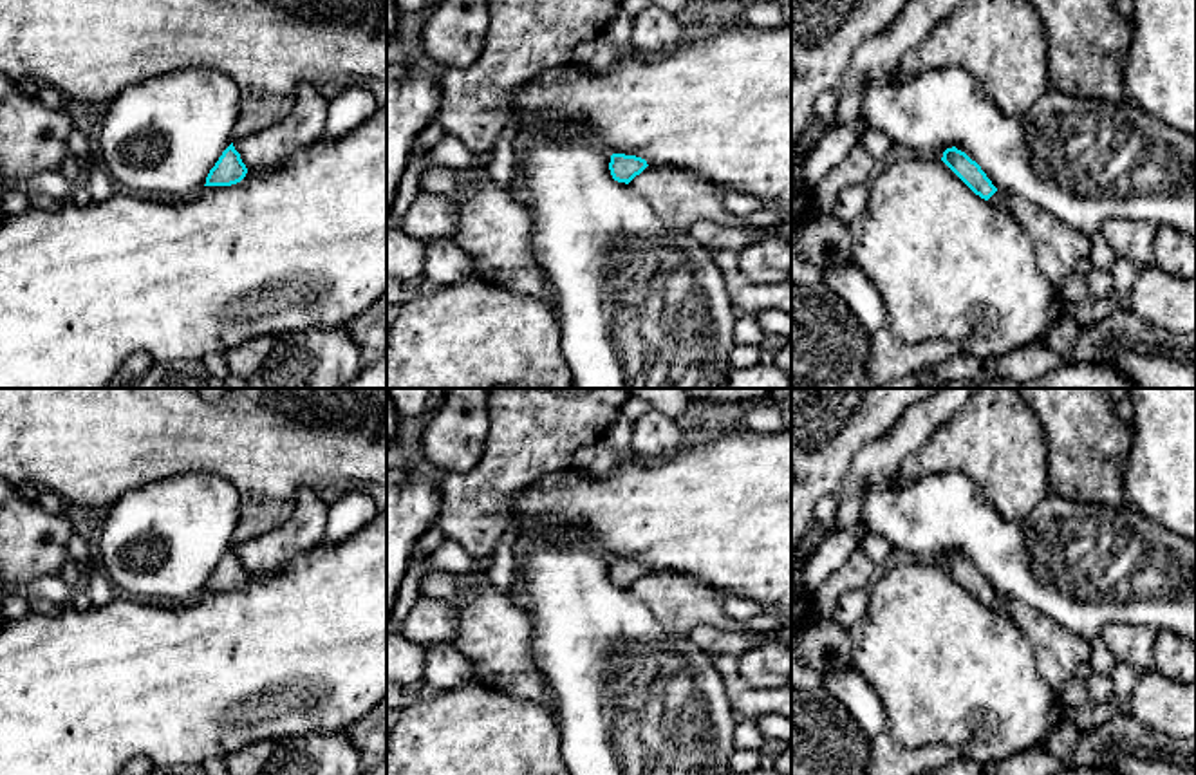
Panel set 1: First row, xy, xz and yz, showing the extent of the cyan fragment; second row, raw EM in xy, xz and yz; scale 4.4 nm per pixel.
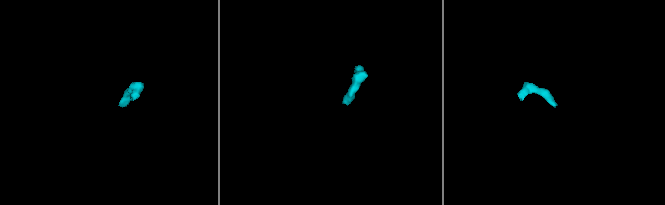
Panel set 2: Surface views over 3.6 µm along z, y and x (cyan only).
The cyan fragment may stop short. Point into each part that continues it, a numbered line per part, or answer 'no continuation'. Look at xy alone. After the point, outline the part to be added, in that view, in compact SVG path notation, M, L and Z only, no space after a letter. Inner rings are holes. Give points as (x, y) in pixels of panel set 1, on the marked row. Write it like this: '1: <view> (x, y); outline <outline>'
no continuation

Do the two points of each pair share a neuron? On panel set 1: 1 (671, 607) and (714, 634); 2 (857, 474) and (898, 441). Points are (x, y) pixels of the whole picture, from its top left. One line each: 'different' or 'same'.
1: different
2: same

